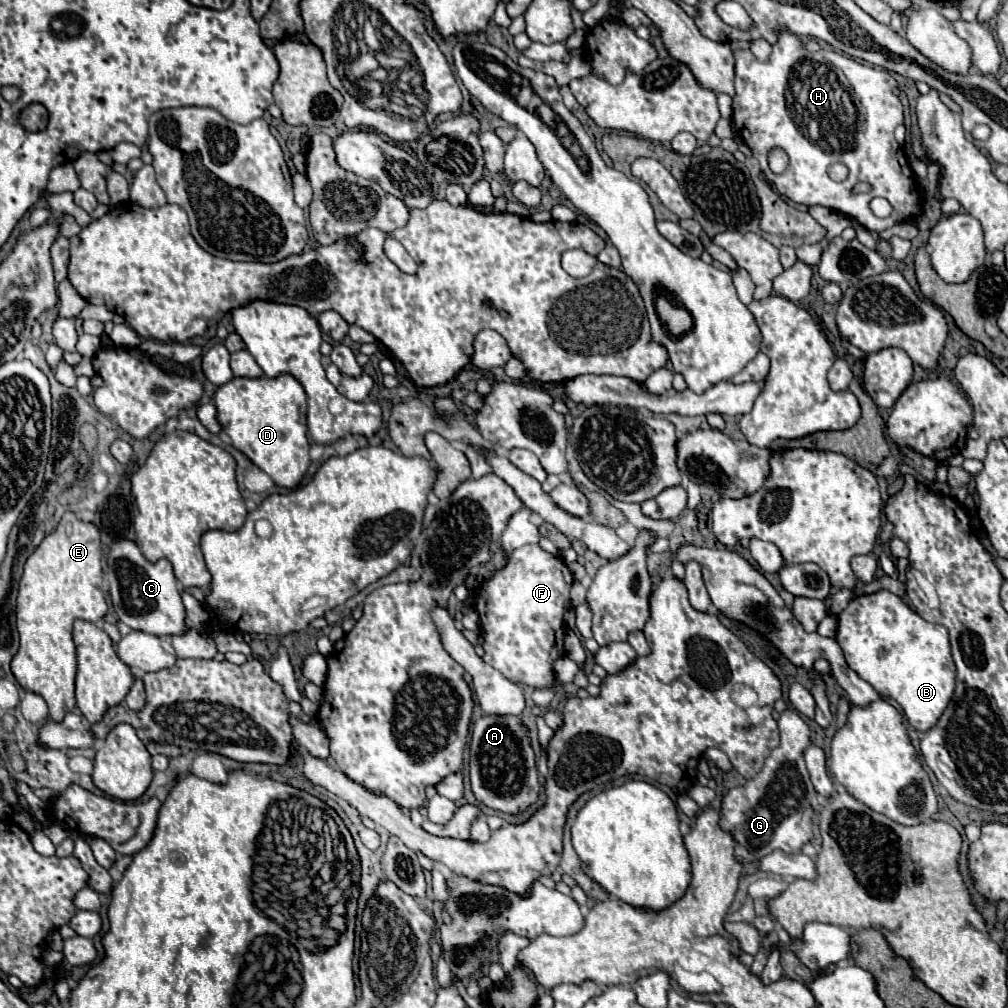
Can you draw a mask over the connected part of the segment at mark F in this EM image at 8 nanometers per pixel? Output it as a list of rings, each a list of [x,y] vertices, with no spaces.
[[[524,545],[506,557],[510,563],[480,587],[475,599],[475,610],[480,615],[480,625],[484,631],[484,661],[488,665],[496,665],[496,669],[514,683],[552,687],[552,665],[560,655],[564,655],[564,611],[570,607],[572,573],[560,557],[546,553],[540,545]]]

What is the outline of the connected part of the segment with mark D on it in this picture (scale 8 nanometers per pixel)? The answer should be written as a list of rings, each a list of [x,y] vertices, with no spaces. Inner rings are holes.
[[[280,375],[276,379],[234,377],[226,385],[218,387],[214,403],[218,409],[216,419],[232,445],[270,475],[278,487],[298,487],[310,465],[304,387],[290,375]]]

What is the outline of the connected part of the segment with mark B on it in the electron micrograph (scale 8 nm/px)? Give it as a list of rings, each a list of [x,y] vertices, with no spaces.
[[[882,589],[872,595],[858,595],[848,603],[848,607],[838,615],[836,641],[844,651],[848,667],[856,671],[860,679],[868,681],[880,695],[896,701],[914,729],[928,731],[936,725],[952,699],[956,679],[956,665],[950,655],[948,631],[942,625],[924,621],[898,595]]]

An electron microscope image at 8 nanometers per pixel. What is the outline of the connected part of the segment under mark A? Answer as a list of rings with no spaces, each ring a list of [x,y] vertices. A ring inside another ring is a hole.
[[[482,715],[472,729],[470,783],[474,797],[488,809],[518,815],[540,797],[536,755],[528,739],[528,727],[516,715]]]

